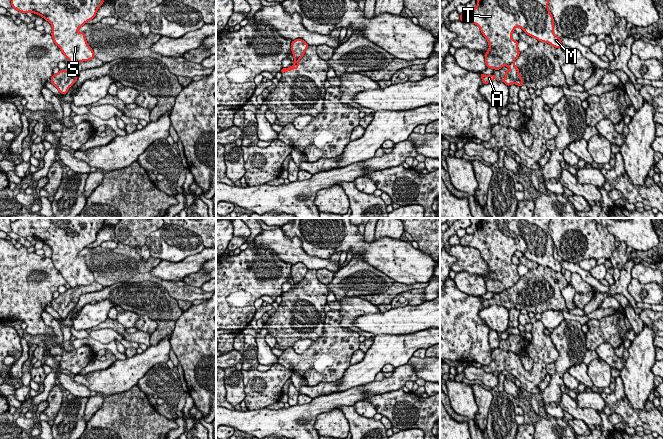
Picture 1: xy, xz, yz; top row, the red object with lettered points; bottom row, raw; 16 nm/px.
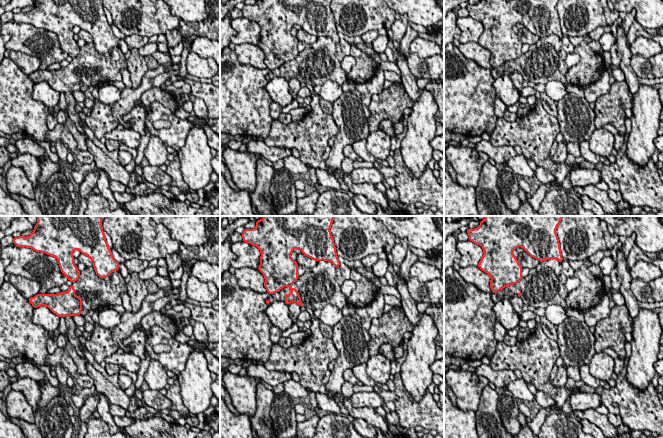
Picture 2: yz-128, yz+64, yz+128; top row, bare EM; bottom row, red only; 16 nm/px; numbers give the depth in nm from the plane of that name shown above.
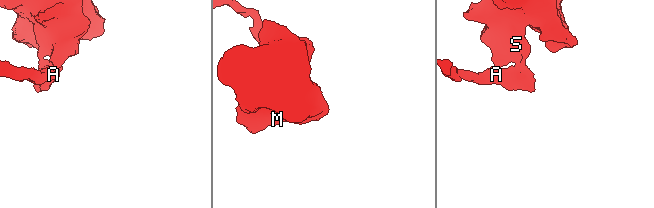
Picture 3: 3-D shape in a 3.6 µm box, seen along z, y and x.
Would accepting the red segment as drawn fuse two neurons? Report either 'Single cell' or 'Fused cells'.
Fused cells

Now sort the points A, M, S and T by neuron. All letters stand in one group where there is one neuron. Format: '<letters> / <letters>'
A / M S T

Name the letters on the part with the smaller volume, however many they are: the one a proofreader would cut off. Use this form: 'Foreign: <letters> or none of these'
Foreign: A

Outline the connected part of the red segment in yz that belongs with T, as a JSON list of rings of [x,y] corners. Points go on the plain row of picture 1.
[[[484,218],[477,224],[473,234],[465,234],[460,239],[460,245],[479,250],[481,257],[489,268],[484,278],[487,292],[501,293],[514,286],[520,276],[518,266],[512,263],[516,251],[538,265],[549,267],[555,272],[561,272],[561,263],[554,258],[554,243],[548,232],[551,218]]]

